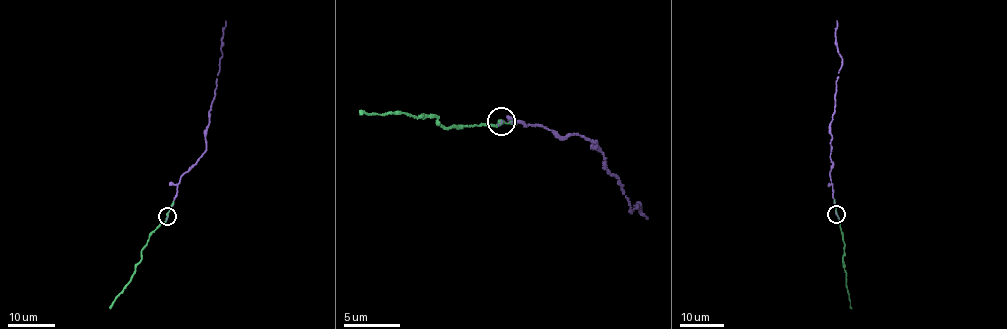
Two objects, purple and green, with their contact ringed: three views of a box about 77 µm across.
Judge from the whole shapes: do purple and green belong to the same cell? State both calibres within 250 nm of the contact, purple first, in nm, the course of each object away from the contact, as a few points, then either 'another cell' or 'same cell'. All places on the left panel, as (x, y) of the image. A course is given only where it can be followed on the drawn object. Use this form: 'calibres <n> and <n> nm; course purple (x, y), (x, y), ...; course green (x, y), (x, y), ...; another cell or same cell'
calibres 100 and 220 nm; course purple (167, 217), (180, 178), (206, 150), (206, 127), (225, 21); course green (167, 217), (149, 236), (130, 281), (109, 308); same cell

